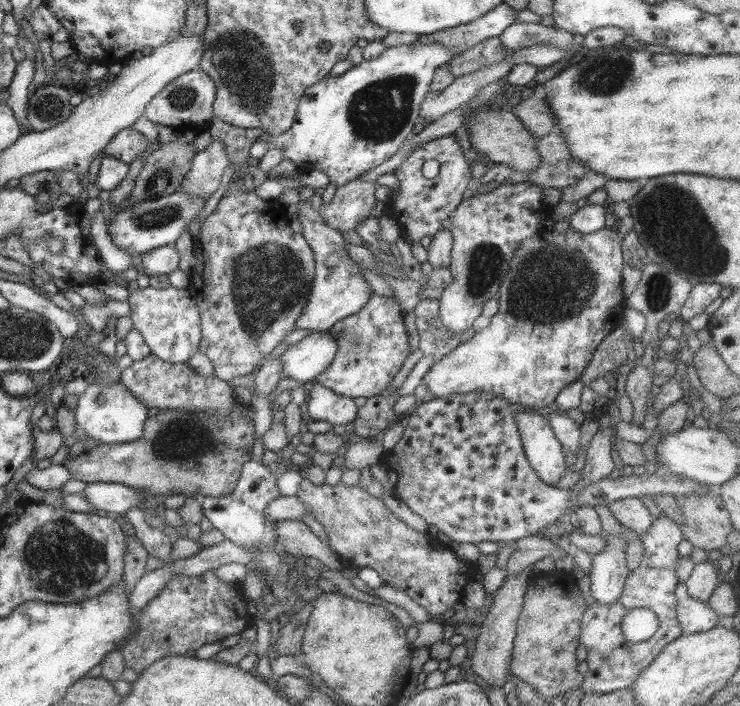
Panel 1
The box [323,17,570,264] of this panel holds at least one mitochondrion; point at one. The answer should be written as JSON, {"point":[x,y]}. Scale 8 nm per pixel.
{"point":[379,113]}

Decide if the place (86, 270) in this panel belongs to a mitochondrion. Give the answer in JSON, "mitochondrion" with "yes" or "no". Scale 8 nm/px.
{"mitochondrion":"no"}

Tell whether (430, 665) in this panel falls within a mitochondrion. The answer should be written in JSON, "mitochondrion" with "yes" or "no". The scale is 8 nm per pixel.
{"mitochondrion":"yes"}

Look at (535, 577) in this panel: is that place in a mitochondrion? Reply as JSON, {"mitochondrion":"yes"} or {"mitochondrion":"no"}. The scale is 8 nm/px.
{"mitochondrion":"no"}

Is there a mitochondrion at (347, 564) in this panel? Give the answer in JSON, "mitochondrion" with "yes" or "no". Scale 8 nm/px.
{"mitochondrion":"no"}

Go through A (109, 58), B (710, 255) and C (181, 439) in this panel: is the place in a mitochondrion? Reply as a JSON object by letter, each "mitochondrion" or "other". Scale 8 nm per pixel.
{"A":"other","B":"mitochondrion","C":"mitochondrion"}

